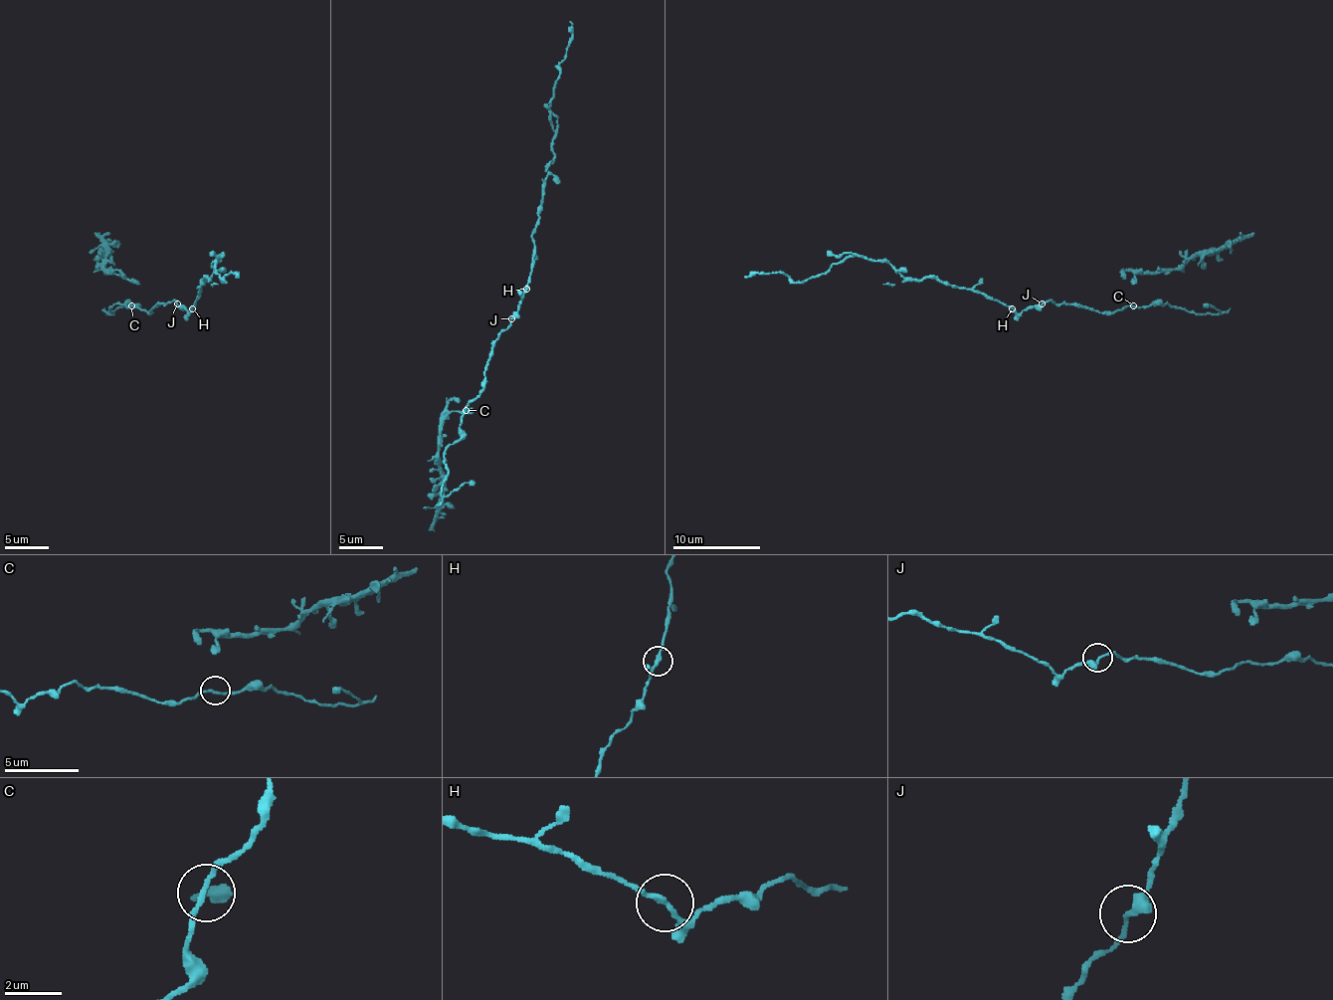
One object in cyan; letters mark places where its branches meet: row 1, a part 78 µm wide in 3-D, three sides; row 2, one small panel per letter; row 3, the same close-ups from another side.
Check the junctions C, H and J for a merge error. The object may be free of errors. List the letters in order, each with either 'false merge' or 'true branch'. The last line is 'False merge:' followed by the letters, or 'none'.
C: true branch
H: true branch
J: true branch
False merge: none

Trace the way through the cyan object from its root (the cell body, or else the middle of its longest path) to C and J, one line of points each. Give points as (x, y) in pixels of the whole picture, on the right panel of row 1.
C: (1017, 311), (1019, 314), (1030, 307), (1039, 307), (1047, 300), (1078, 303), (1100, 311), (1116, 311), (1133, 305)
J: (1017, 311), (1019, 314), (1042, 303)

